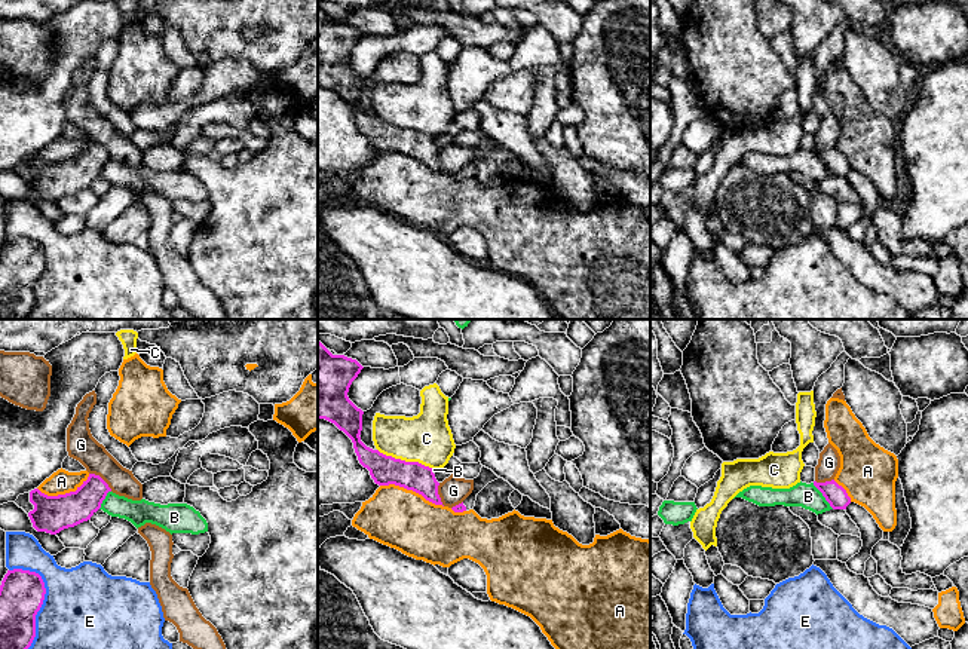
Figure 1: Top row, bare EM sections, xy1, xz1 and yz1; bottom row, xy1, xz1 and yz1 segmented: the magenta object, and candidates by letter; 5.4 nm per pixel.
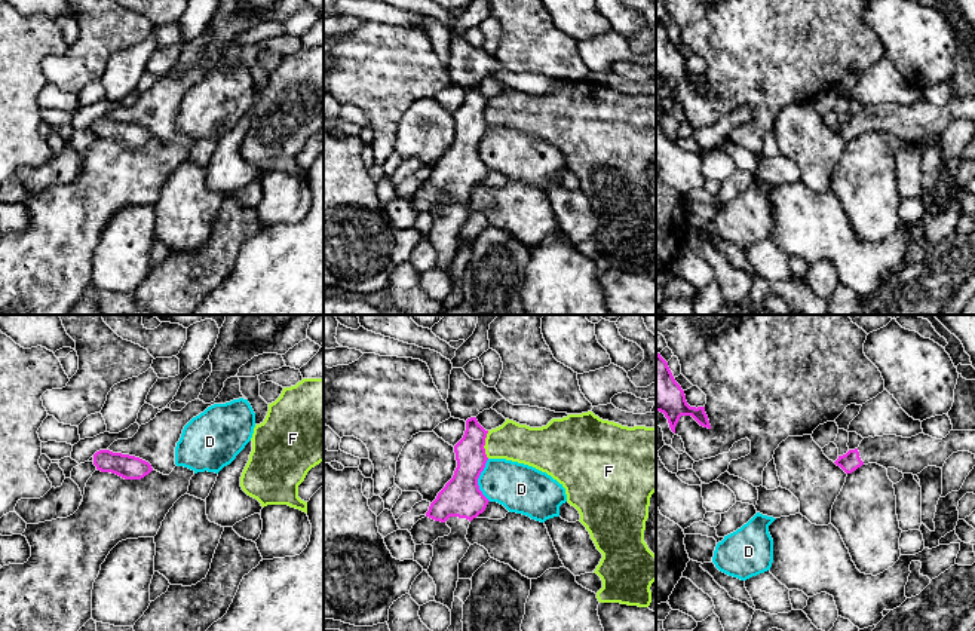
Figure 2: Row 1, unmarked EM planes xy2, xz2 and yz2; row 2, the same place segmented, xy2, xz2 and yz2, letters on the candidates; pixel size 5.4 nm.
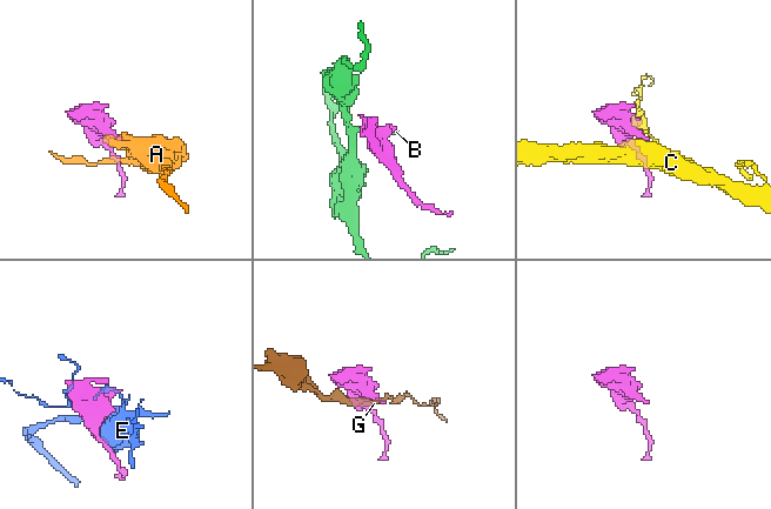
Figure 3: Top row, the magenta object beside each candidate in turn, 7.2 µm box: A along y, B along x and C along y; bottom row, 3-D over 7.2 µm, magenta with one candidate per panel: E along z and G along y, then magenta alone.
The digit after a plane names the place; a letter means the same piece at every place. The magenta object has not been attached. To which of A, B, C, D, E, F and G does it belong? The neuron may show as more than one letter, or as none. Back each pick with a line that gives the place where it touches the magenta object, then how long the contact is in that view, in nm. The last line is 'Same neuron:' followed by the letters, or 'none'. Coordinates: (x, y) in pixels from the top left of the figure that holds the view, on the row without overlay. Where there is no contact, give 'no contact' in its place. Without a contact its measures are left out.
Same neuron: none

